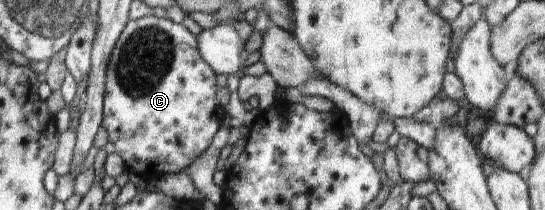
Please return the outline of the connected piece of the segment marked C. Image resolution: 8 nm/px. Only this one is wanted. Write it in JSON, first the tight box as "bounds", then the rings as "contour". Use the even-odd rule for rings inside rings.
{"bounds":[103,16,225,182],"contour":[[[144,16],[128,21],[110,56],[103,101],[103,122],[108,140],[124,160],[128,172],[146,182],[186,170],[209,148],[225,118],[225,109],[215,100],[217,75],[198,52],[198,40],[184,24]]]}

